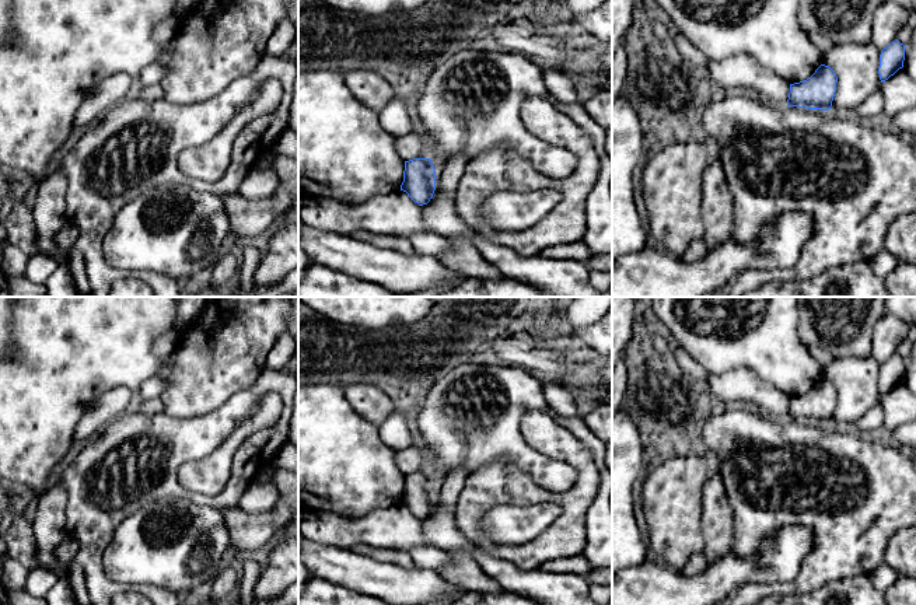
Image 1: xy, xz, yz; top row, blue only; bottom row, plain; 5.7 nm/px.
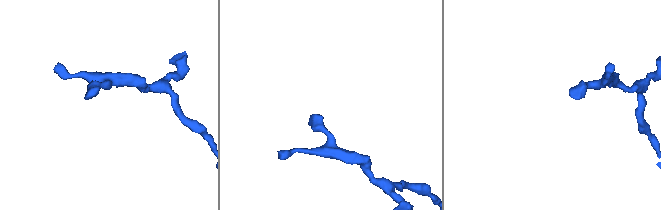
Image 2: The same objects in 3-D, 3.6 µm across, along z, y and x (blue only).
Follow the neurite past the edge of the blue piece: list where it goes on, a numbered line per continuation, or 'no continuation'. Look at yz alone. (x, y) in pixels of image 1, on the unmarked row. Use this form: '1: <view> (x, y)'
no continuation

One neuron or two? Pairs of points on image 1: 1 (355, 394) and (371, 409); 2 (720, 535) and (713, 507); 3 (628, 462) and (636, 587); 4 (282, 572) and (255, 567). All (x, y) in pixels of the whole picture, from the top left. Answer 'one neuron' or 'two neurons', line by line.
1: one neuron
2: one neuron
3: two neurons
4: two neurons

